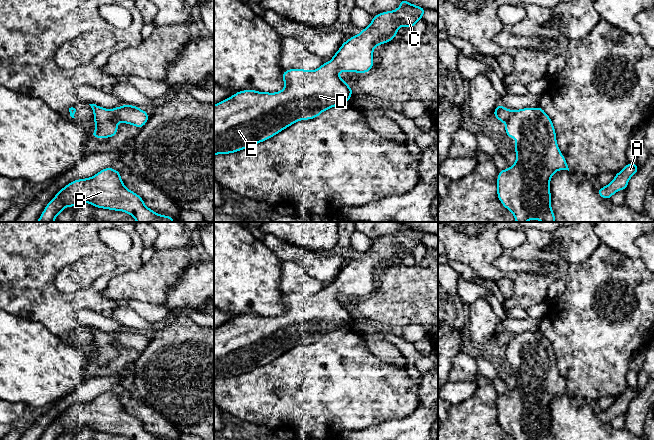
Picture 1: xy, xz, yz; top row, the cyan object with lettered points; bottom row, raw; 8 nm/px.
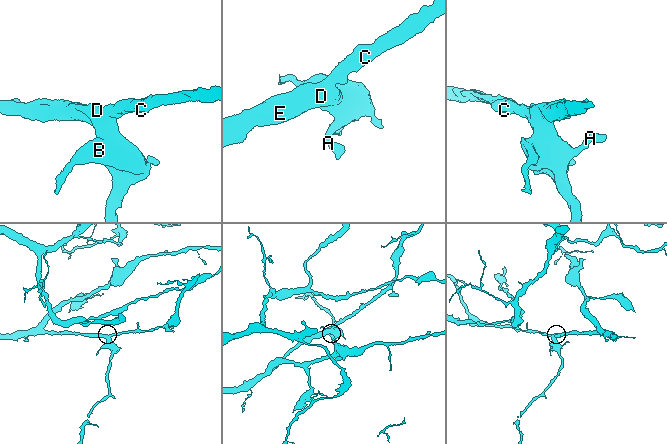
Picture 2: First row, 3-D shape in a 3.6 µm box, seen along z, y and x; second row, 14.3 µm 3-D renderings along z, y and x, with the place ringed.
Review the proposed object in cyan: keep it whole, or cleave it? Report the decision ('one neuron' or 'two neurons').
one neuron

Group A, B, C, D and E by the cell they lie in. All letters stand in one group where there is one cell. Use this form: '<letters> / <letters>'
A B C D E

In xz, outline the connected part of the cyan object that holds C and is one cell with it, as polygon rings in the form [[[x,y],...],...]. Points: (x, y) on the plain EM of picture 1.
[[[400,223],[400,230],[392,235],[374,239],[371,247],[356,260],[343,266],[330,286],[316,294],[289,293],[282,298],[285,311],[279,316],[257,314],[238,315],[214,329],[214,379],[231,378],[264,366],[301,344],[317,342],[322,336],[350,325],[352,312],[338,296],[367,297],[372,294],[373,276],[378,269],[395,263],[400,250],[413,252],[426,235]]]

